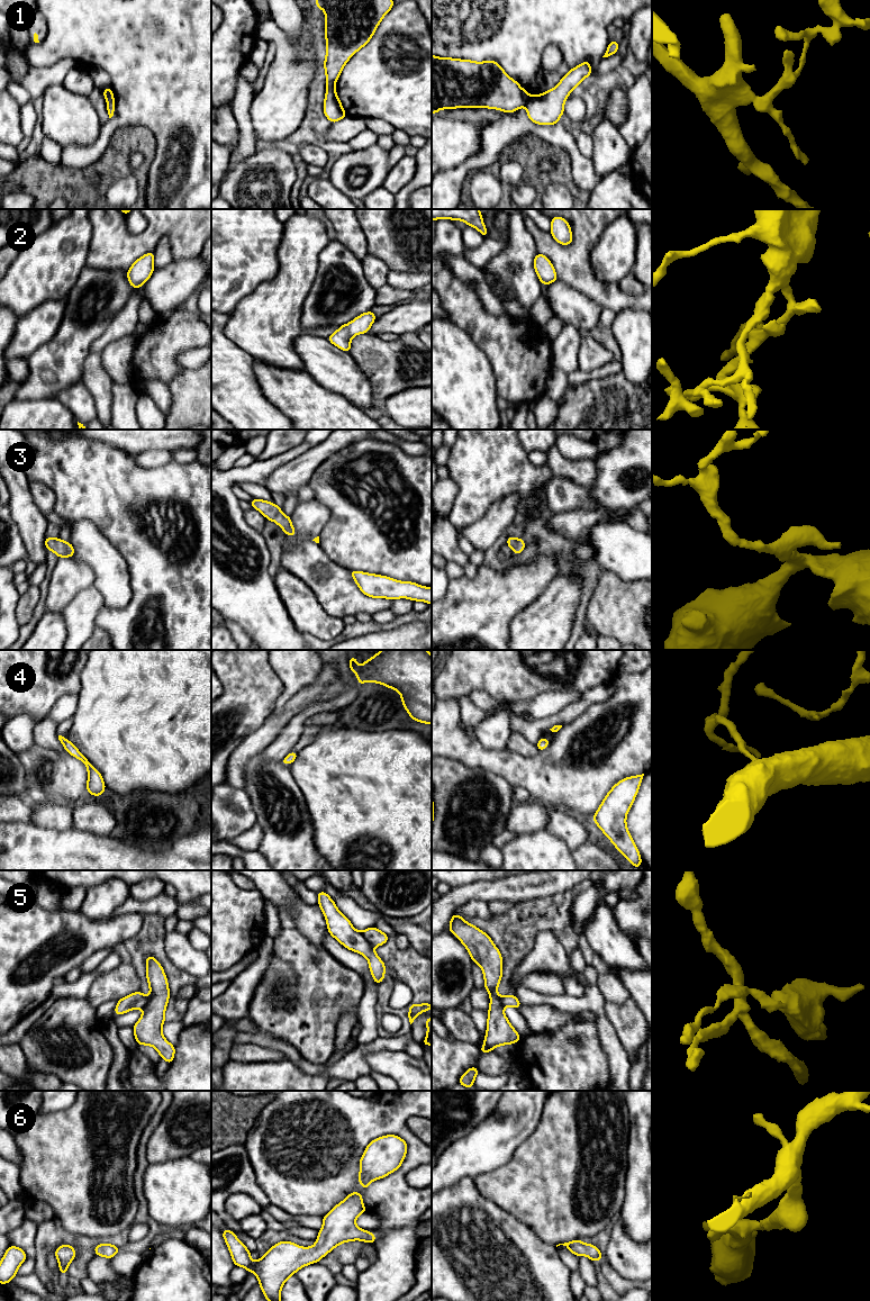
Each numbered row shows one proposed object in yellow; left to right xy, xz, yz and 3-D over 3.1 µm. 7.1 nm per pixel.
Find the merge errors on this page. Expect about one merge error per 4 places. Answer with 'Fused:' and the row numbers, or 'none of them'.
Fused: 1, 5

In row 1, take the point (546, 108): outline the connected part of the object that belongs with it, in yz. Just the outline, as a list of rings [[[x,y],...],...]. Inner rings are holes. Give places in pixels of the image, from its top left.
[[[584,61],[571,69],[555,88],[537,96],[529,96],[525,103],[528,118],[538,125],[559,124],[559,119],[564,112],[564,102],[569,94],[592,73],[590,62]]]

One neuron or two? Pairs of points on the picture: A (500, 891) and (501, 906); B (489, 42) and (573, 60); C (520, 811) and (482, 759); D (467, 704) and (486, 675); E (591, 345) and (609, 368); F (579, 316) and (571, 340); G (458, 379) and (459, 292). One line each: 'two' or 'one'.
A: two
B: one
C: two
D: two
E: two
F: two
G: two

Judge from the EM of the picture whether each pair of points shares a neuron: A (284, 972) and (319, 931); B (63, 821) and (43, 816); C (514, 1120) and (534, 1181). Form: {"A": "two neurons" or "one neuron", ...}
{"A": "two neurons", "B": "one neuron", "C": "two neurons"}

